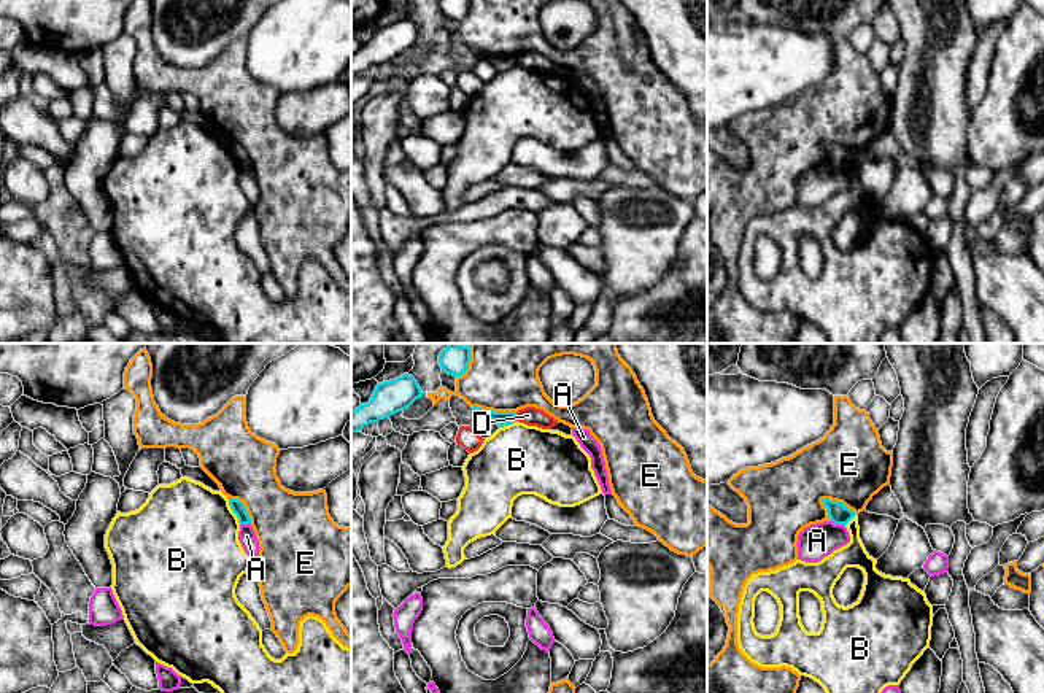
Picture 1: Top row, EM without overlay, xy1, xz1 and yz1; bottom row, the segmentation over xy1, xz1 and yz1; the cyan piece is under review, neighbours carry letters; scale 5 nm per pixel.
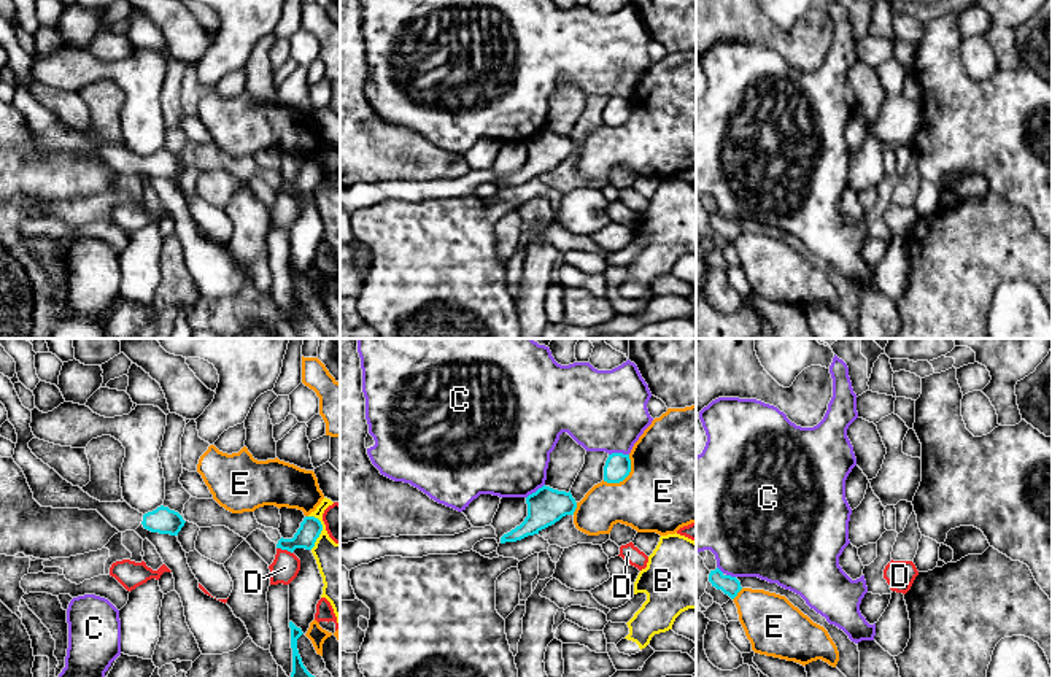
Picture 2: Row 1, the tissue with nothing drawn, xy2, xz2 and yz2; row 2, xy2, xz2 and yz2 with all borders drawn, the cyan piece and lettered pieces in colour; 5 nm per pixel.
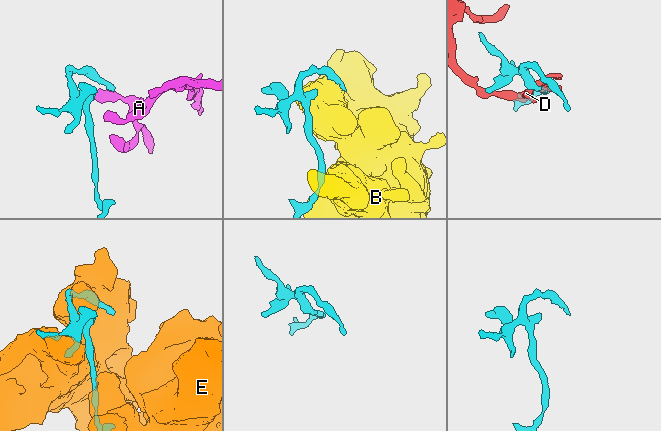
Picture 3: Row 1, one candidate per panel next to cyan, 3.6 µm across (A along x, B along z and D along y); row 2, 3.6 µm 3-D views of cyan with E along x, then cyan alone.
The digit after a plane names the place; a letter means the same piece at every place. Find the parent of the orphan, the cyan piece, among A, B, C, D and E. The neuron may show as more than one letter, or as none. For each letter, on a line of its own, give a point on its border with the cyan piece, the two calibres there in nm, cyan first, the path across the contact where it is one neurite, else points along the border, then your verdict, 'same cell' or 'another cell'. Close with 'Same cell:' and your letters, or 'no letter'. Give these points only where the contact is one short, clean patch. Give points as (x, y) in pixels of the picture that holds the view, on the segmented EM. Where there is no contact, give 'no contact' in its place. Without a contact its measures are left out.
A: contact yz1 (838, 523); calibres 100 and 180 nm; border yz1 (830, 520), (844, 526); another cell
B: contact xy1 (232, 511); calibres 70 and 500 nm; another cell
C: contact xz2 (618, 453); calibres 130 and 420 nm; another cell
D: contact xy2 (285, 549); calibres 110 and 140 nm; border xy2 (277, 547), (286, 549), (291, 553); another cell
E: contact yz1 (836, 501); calibres 100 and 380 nm; another cell
Same cell: no letter

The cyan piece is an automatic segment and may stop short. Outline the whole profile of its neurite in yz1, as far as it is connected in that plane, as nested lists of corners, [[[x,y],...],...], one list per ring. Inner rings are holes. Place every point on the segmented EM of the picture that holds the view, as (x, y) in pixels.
[[[822,499],[822,502],[828,509],[829,521],[834,525],[845,526],[855,517],[855,512],[845,507],[842,502],[831,499]]]

